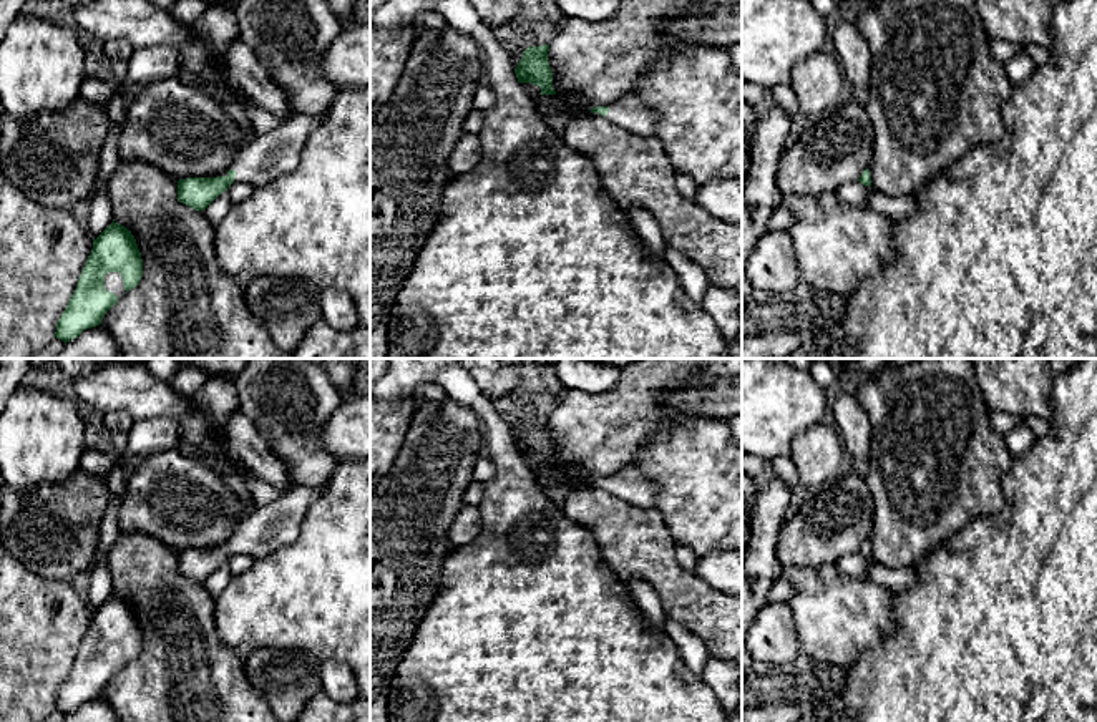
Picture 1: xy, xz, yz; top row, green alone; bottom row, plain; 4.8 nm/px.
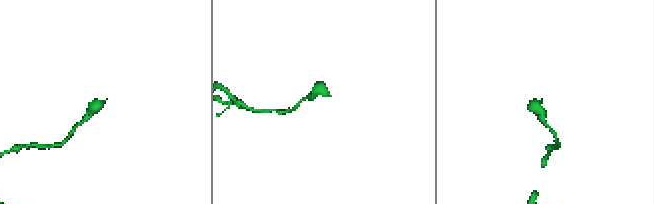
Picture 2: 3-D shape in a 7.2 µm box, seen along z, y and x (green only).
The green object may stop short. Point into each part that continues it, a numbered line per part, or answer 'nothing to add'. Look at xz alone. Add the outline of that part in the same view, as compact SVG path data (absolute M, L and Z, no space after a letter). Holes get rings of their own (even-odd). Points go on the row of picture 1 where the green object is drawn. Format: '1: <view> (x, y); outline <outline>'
1: xz (629, 112); outline M627 93L607 106L609 113L604 116L607 121L637 136L656 136L656 116L634 93Z

